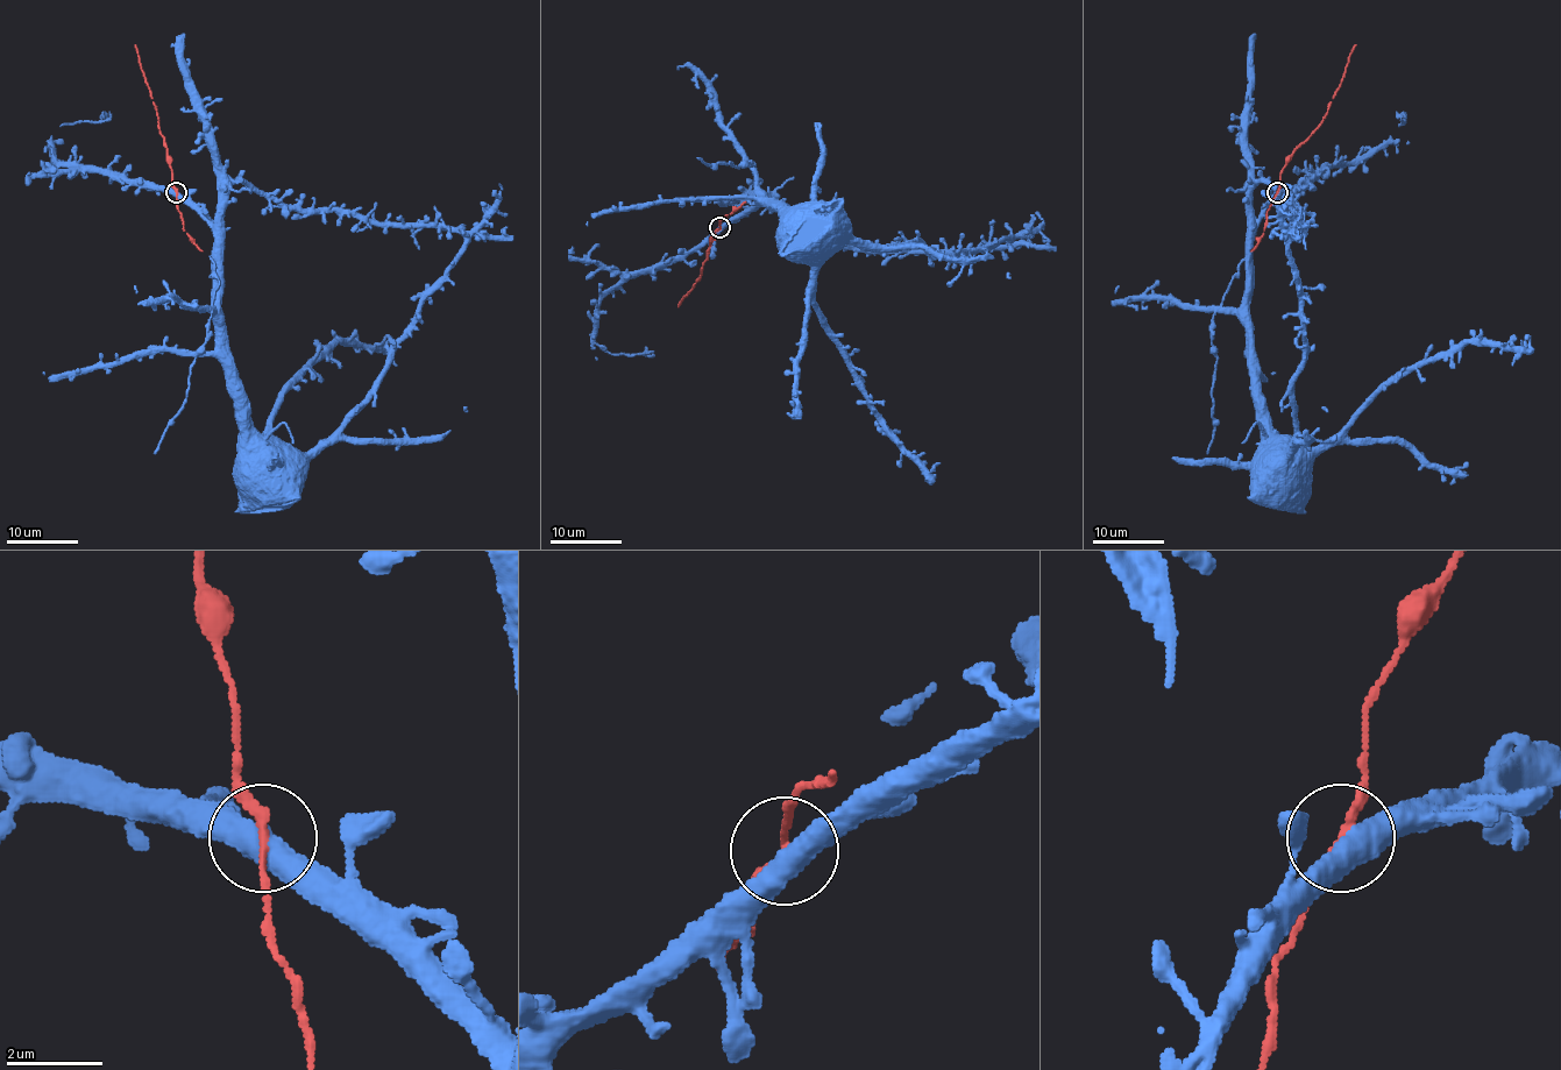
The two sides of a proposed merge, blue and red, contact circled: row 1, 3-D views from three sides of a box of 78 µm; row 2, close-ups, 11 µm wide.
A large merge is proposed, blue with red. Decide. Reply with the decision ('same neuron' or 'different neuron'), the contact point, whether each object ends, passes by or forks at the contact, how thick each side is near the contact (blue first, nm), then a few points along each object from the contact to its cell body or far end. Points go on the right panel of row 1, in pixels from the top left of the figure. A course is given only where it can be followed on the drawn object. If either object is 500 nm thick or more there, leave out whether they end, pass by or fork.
same neuron; at (1277, 192); 500 nm thick on the blue side, 160 nm on the other; blue runs (1276, 192), (1251, 233), (1248, 296), (1253, 330), (1253, 387), (1258, 399), (1262, 443), (1267, 451), (1276, 451); red runs (1276, 192), (1285, 161), (1326, 114), (1343, 75), (1347, 57), (1356, 44)

